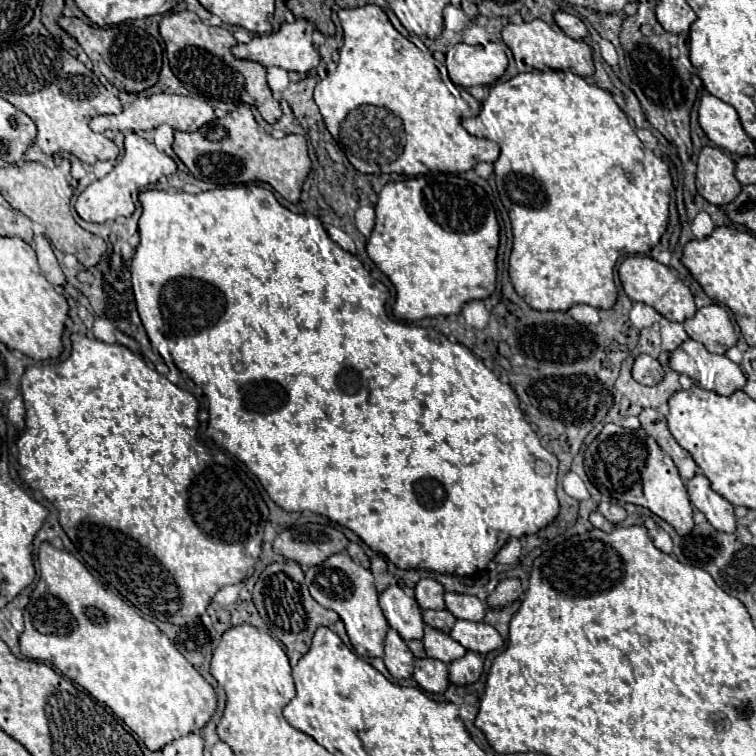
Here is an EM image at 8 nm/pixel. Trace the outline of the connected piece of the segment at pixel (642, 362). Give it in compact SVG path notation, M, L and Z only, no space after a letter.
M638 354L632 366L632 376L646 386L654 386L656 382L660 382L664 378L664 368L660 366L660 362L648 354Z

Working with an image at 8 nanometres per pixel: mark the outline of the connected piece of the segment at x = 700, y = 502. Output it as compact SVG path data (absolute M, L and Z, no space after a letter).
M696 474L686 482L686 488L688 488L690 502L706 516L706 520L716 530L720 532L736 530L736 516L734 516L732 504L710 488L710 482L706 476Z

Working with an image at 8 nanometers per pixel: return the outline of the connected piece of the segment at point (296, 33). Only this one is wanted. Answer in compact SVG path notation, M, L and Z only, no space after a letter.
M296 20L292 24L284 22L276 34L268 36L254 36L248 44L236 44L232 48L232 54L236 58L244 60L254 60L262 66L278 66L284 70L294 70L294 72L308 72L320 64L320 54L312 44L312 26L308 20Z

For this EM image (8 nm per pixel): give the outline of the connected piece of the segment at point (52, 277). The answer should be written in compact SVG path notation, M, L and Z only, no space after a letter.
M34 236L34 250L38 254L38 264L40 264L40 270L44 272L46 280L52 282L54 286L64 286L64 274L62 274L62 268L52 252L52 246L48 242L48 238L44 236Z

